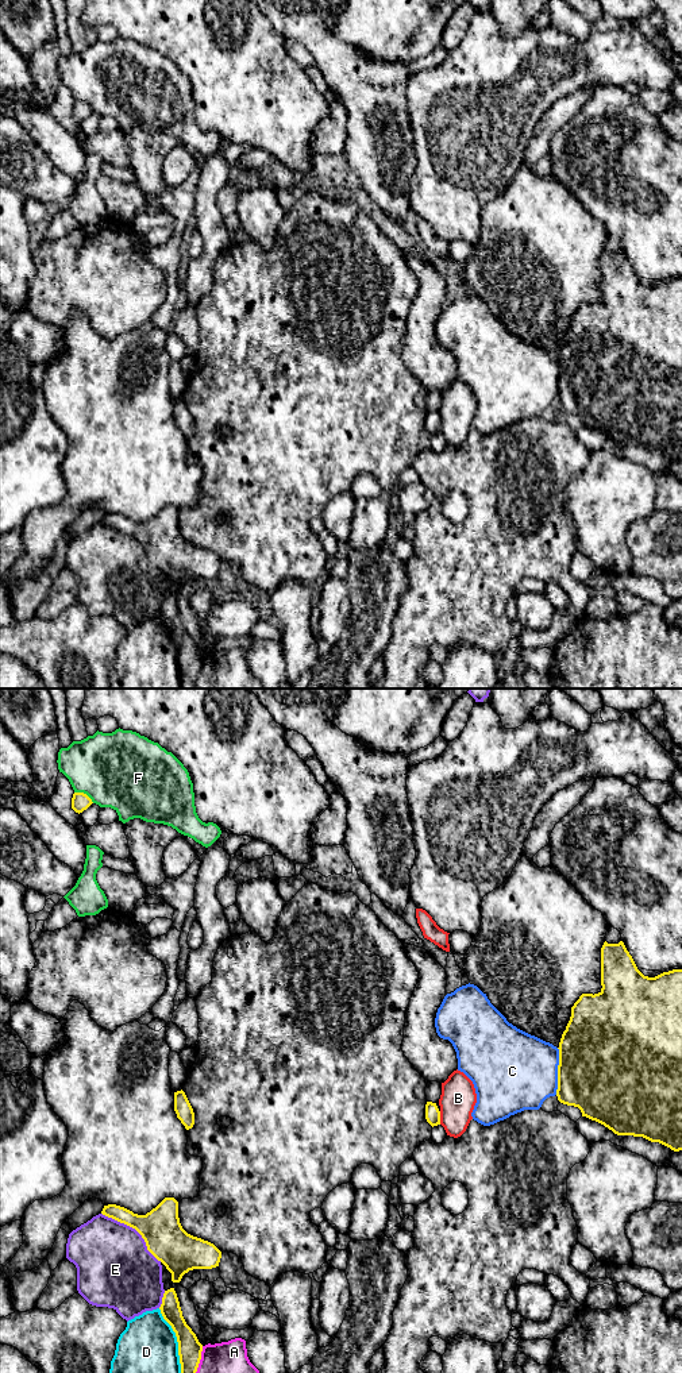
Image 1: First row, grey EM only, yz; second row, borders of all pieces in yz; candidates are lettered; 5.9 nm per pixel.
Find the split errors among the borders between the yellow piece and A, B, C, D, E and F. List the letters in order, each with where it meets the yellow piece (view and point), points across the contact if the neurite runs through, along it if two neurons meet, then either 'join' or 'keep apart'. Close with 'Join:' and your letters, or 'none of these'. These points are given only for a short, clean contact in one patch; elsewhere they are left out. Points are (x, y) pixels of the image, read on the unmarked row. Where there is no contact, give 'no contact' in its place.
A: meets yellow in yz at (199, 671); keep apart
B: meets yellow in yz at (439, 427); keep apart
C: meets yellow in yz at (558, 380); keep apart
D: meets yellow in yz at (178, 652); keep apart
E: meets yellow in yz at (135, 537); keep apart
F: meets yellow in yz at (83, 101); keep apart
Join: none of these

